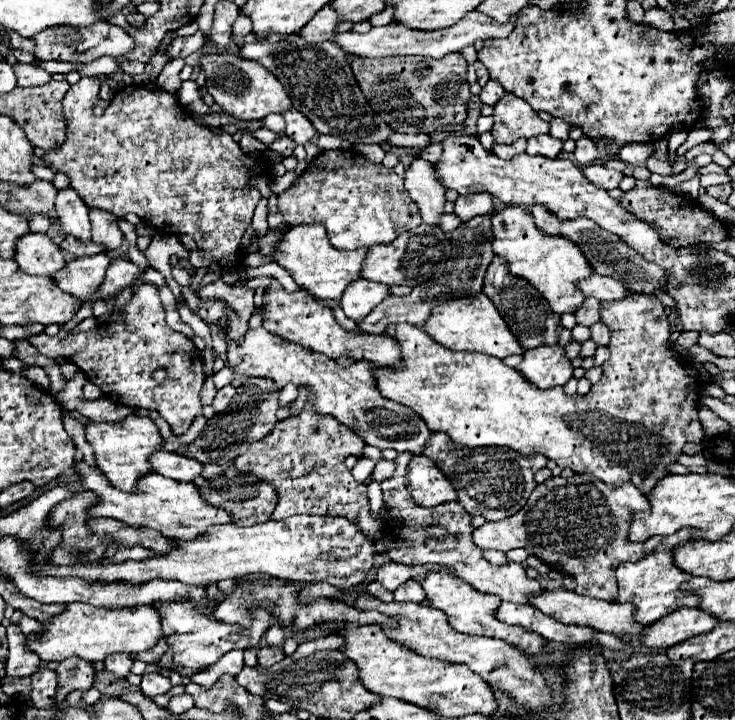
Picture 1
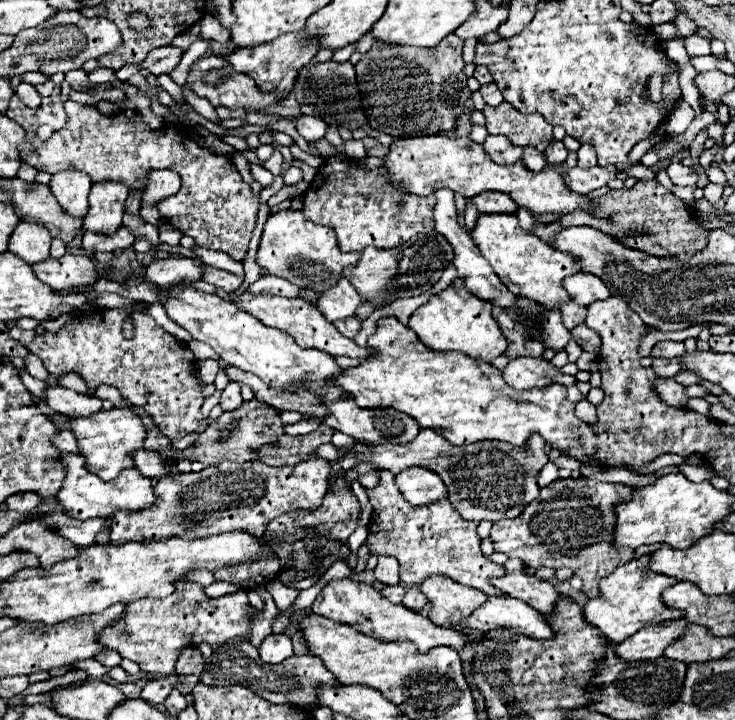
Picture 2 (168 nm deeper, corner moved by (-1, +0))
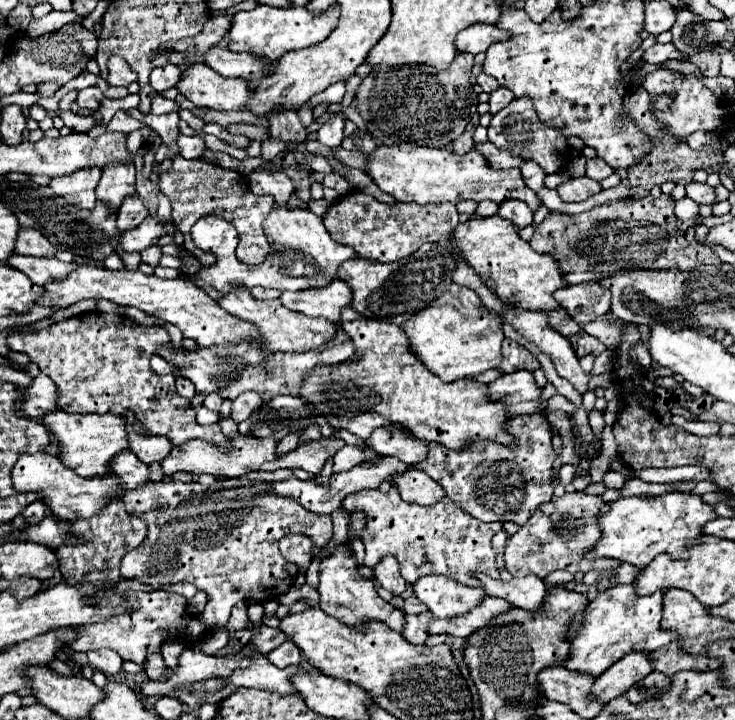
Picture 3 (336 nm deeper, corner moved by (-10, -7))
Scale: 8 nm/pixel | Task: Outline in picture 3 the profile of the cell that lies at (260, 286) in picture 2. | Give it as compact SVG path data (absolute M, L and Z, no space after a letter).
M334 279L328 287L308 289L308 291L284 291L280 295L284 307L300 311L308 317L324 317L332 323L340 323L344 307L352 305L352 289L342 279Z

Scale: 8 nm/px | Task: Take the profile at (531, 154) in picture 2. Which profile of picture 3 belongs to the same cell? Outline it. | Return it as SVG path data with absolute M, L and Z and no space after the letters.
M526 159L522 165L520 165L520 171L522 171L522 177L524 177L524 183L528 183L528 187L532 187L532 191L540 191L544 187L544 169L532 161L532 159Z

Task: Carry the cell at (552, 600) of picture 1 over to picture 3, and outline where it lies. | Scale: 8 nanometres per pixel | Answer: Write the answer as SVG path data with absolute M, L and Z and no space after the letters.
M480 575L480 581L484 583L486 595L502 597L502 599L510 601L512 605L526 609L526 611L542 609L546 593L548 593L546 585L536 575L518 577L512 581L502 581L502 579L496 581L496 579L488 579L488 575Z

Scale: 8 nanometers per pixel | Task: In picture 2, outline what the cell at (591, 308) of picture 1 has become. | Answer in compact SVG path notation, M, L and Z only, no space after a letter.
M569 302L569 304L565 304L559 310L561 310L561 316L563 316L563 324L567 324L569 330L573 330L575 326L579 326L585 320L585 314L587 314L587 308L579 306L575 302Z

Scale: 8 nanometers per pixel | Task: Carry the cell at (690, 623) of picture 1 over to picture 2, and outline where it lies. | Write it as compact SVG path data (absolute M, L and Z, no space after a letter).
M675 620L675 622L667 622L667 624L651 624L645 626L643 630L635 632L631 638L627 638L625 642L621 642L615 648L615 654L621 660L627 662L635 662L635 660L655 660L663 654L663 650L677 640L683 630L687 628L687 622Z

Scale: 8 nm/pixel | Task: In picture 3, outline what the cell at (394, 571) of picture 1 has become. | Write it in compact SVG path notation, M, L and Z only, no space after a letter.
M392 555L384 557L376 569L374 569L374 577L380 581L380 585L384 589L388 589L392 595L402 595L406 591L406 581L400 575L400 565L396 563L396 559Z

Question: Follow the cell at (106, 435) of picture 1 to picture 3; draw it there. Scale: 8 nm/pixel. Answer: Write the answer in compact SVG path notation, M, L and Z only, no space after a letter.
M52 411L44 419L44 425L52 429L52 433L60 441L60 459L64 465L74 469L80 477L106 477L112 475L110 471L110 461L116 457L120 451L126 451L130 447L128 443L128 423L120 415L112 413L90 413L90 415L80 415L80 413L64 413L64 411Z

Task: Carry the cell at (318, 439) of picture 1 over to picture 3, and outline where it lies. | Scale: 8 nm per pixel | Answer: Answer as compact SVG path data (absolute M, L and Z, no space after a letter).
M286 535L280 539L280 553L286 561L298 565L300 573L306 573L312 559L314 543L308 535Z

